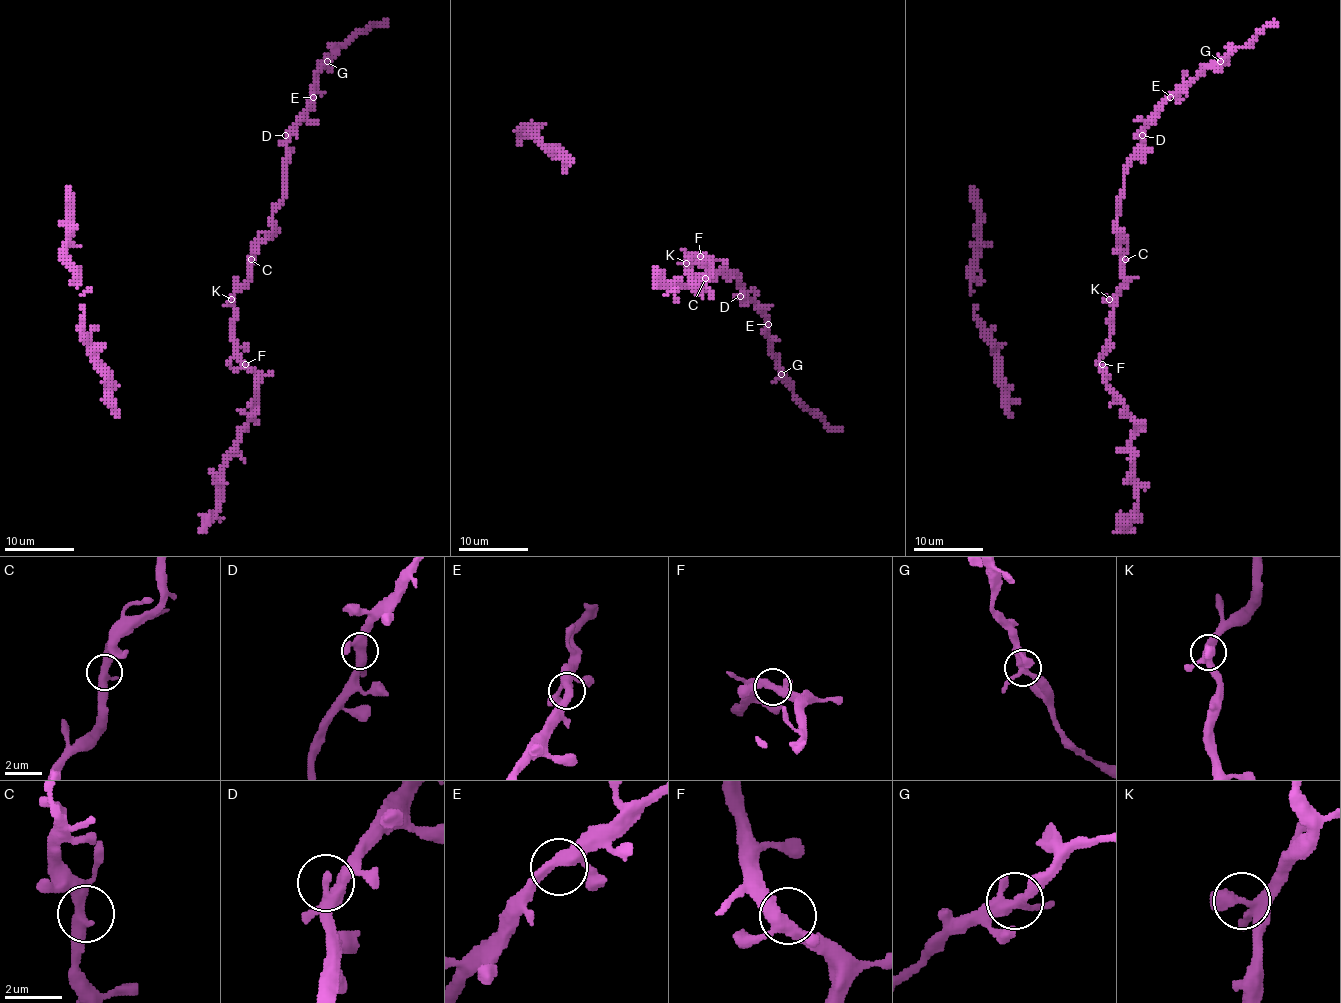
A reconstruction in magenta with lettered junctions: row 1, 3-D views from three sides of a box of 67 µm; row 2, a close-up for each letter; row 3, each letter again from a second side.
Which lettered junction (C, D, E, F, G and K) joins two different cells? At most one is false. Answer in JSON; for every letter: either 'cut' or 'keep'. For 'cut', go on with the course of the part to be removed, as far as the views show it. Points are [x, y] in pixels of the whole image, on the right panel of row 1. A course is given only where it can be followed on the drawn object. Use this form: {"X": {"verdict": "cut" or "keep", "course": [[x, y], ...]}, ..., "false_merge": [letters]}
{"C": {"verdict": "keep"}, "D": {"verdict": "keep"}, "E": {"verdict": "keep"}, "F": {"verdict": "keep"}, "G": {"verdict": "keep"}, "K": {"verdict": "keep"}, "false_merge": []}

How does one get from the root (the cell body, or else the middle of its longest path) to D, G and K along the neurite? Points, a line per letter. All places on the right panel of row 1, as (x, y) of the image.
D: (1123, 259), (1123, 252), (1118, 247), (1118, 205), (1123, 189), (1123, 170), (1142, 135)
G: (1123, 259), (1118, 247), (1118, 205), (1123, 170), (1140, 142), (1140, 132), (1170, 97), (1221, 62)
K: (1123, 259), (1125, 285), (1109, 299)

